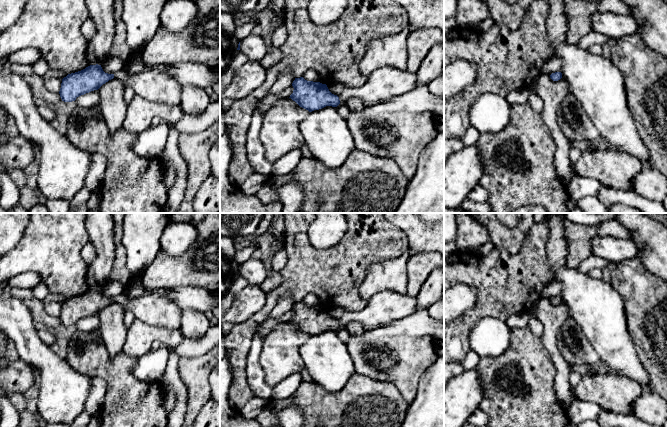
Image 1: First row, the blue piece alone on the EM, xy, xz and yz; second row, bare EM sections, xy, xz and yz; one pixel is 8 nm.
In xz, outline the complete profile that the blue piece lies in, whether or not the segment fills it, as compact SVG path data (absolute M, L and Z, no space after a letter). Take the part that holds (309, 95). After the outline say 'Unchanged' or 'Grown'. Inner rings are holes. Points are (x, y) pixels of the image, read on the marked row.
M381 67L374 71L359 89L345 88L339 95L332 94L326 84L295 78L290 95L300 107L312 112L326 106L337 107L349 97L363 101L365 107L374 106L416 88L417 73L402 71L393 67Z. Grown

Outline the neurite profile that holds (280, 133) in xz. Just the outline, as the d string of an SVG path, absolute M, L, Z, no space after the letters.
M280 98L263 115L259 139L265 158L274 164L304 144L300 123L309 113L291 98Z

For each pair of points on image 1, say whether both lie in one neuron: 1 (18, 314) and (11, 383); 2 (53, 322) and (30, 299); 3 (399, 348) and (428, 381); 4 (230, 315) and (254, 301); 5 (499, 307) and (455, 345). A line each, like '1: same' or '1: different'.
1: different
2: same
3: different
4: same
5: same

